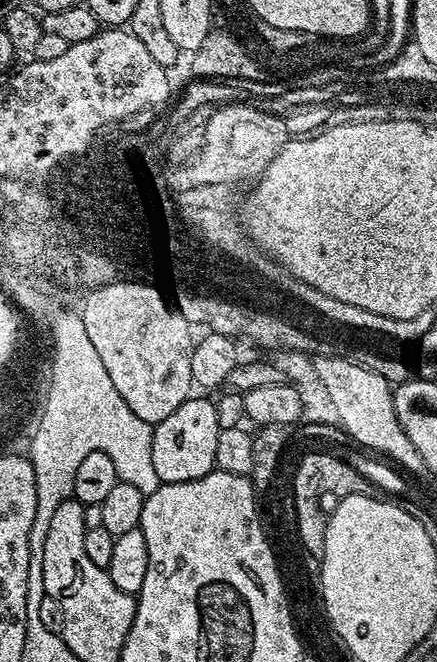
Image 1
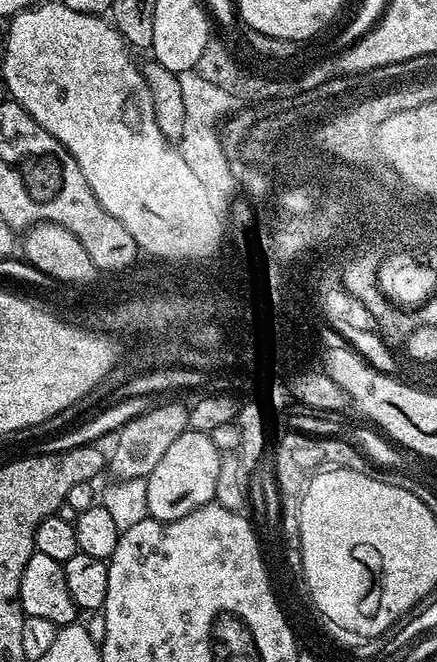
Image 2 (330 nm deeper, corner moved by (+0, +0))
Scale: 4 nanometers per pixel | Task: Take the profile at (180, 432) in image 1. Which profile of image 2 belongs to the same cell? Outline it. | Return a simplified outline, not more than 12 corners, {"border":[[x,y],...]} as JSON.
{"border":[[186,430],[147,476],[153,520],[215,501],[222,452]]}

